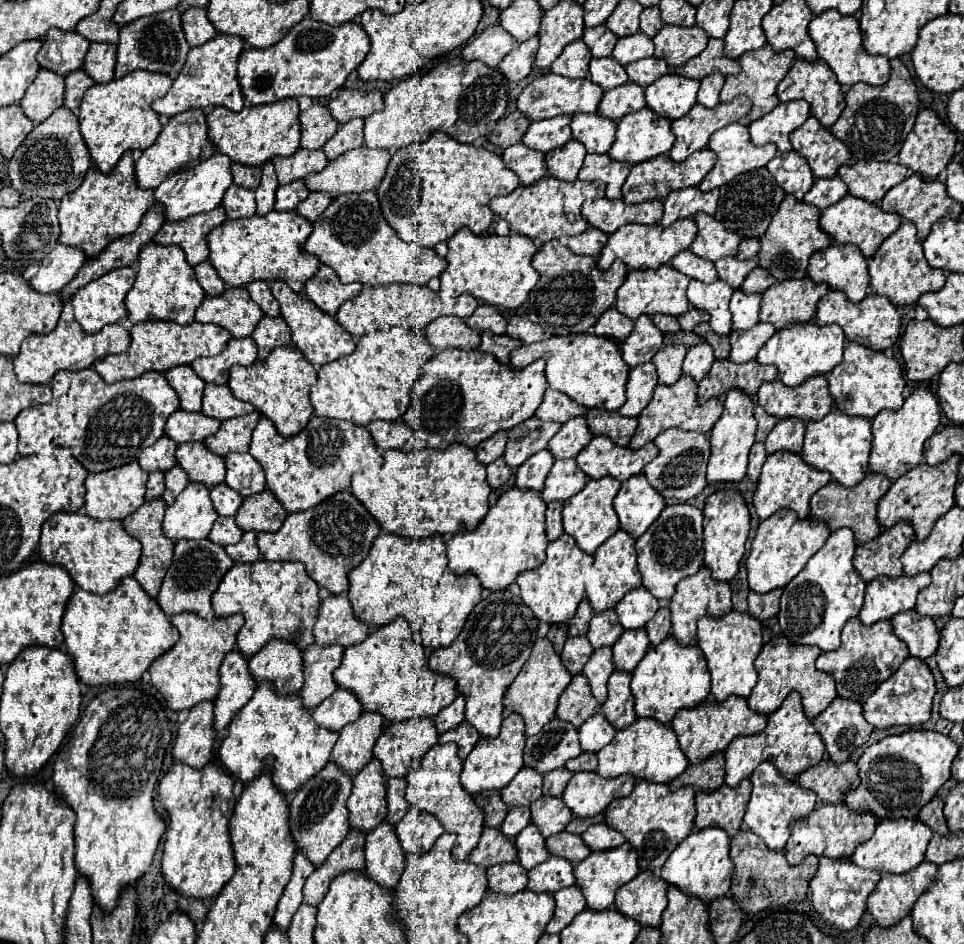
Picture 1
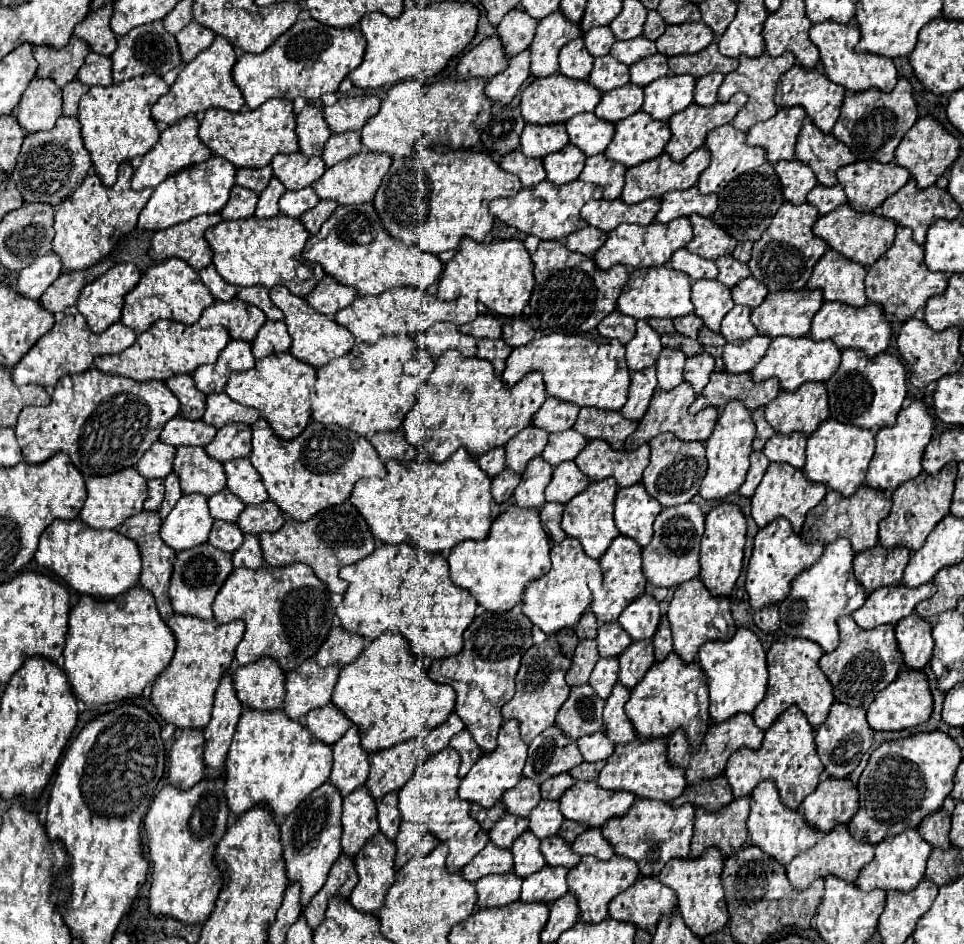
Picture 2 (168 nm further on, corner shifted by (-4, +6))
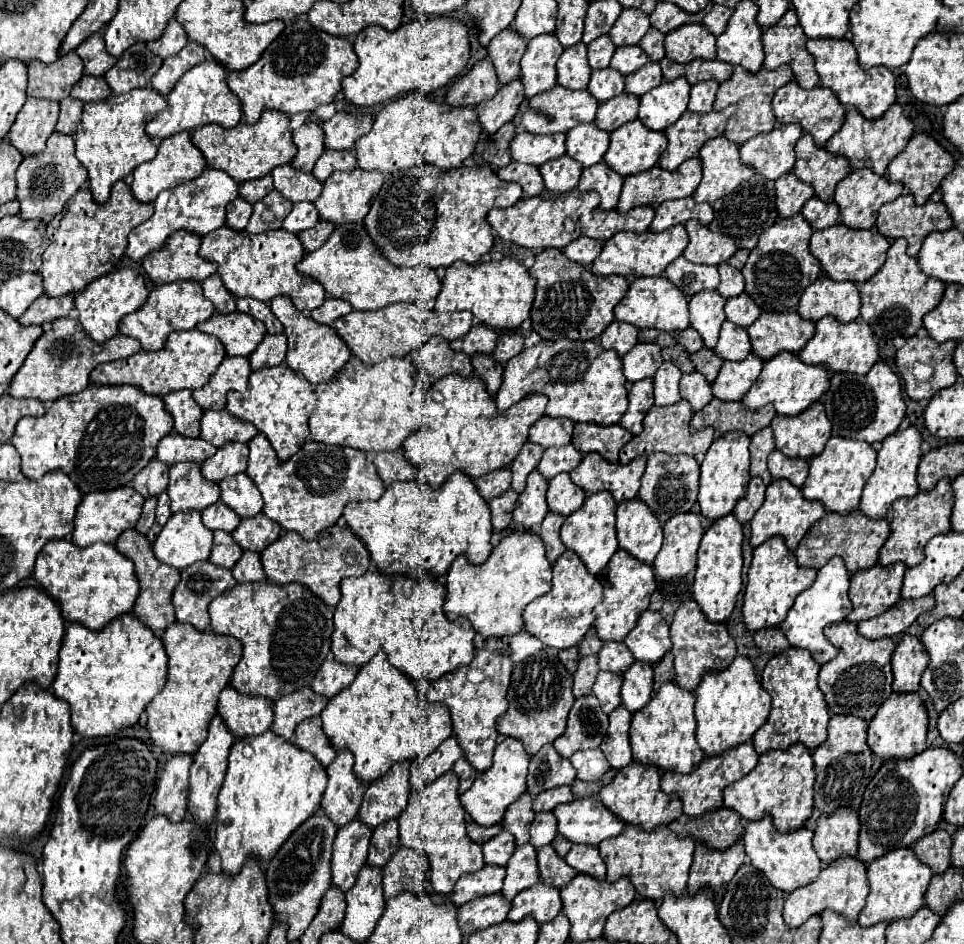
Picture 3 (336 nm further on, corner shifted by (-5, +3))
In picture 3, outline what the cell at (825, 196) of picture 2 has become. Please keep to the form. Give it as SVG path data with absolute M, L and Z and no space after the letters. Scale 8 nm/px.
M811 197L803 209L801 215L809 221L811 229L819 231L819 229L827 229L839 223L839 207L835 207L835 203L823 203L817 197Z

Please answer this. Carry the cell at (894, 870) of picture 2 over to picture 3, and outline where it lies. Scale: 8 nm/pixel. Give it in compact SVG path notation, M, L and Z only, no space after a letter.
M895 849L873 863L867 865L867 881L869 895L867 905L859 915L861 927L873 927L877 923L893 923L895 919L909 919L925 905L925 891L933 873L929 867L923 867L919 859L915 859L913 849Z

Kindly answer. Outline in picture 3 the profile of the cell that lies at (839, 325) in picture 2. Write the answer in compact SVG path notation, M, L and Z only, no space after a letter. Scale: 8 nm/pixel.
M823 317L815 323L815 337L805 345L805 349L799 353L799 359L807 365L823 365L829 373L855 373L855 375L867 375L867 371L877 363L879 359L879 347L875 337L871 335L871 329L865 323L839 323L837 319Z

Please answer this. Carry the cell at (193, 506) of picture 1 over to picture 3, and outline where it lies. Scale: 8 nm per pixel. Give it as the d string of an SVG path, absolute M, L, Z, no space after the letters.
M181 511L169 517L153 543L153 553L161 563L183 571L197 561L209 559L211 545L213 533L203 527L201 513Z

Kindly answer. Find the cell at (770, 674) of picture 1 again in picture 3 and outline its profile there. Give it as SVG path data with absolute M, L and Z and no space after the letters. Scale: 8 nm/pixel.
M789 649L783 655L775 655L763 669L761 685L771 695L773 707L767 723L755 733L753 747L759 755L771 749L787 749L793 743L805 745L809 751L817 749L827 739L827 721L829 711L823 703L823 693L817 687L819 665L811 659L809 651Z

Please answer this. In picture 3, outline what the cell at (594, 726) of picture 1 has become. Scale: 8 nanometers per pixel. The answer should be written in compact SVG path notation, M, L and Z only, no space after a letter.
M601 749L577 751L571 757L571 765L577 771L577 779L583 779L587 783L601 779L609 771L609 763L607 763L607 759L603 759Z

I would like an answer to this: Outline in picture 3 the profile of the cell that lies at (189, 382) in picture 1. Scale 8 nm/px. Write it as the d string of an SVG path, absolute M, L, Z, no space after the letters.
M175 391L175 395L165 395L163 403L165 403L167 413L173 417L175 433L185 435L185 437L199 437L199 421L201 421L203 409L191 399L191 391Z

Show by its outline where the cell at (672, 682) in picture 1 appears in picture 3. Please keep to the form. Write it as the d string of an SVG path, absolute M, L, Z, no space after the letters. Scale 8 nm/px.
M663 683L659 693L651 699L643 711L637 711L631 721L631 747L633 761L643 765L653 765L659 771L671 773L691 773L705 757L695 743L695 717L693 717L695 697L693 693L677 687L677 683Z

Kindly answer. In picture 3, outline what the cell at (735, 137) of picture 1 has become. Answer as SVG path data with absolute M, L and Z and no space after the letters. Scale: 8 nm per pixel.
M725 137L705 143L699 151L699 159L703 163L703 179L693 193L695 203L715 203L755 173L751 167L743 167L739 145Z

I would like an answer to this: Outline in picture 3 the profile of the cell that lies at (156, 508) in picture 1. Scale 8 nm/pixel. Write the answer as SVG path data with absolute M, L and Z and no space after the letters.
M129 529L125 531L117 543L115 543L115 549L125 555L127 559L133 561L135 565L135 575L139 579L139 597L135 601L135 607L133 607L133 615L143 623L147 625L157 637L161 637L165 633L165 629L175 623L175 613L173 613L173 605L171 605L171 593L175 589L175 585L179 583L179 571L175 571L173 567L167 567L165 563L159 563L151 551L151 543L147 543L147 537L145 535L139 535L135 529Z

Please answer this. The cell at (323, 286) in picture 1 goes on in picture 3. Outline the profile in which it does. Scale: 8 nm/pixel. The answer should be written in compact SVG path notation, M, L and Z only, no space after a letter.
M327 297L325 303L321 307L317 307L315 311L311 311L311 319L321 323L321 325L331 325L331 321L347 315L353 307L347 305L347 301L341 301L341 299L333 299L333 297Z

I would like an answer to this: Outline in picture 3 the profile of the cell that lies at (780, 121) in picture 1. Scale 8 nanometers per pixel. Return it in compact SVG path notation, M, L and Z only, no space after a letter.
M777 125L769 135L749 139L739 151L743 165L755 169L769 181L789 173L795 163L795 143L801 137L799 125Z

